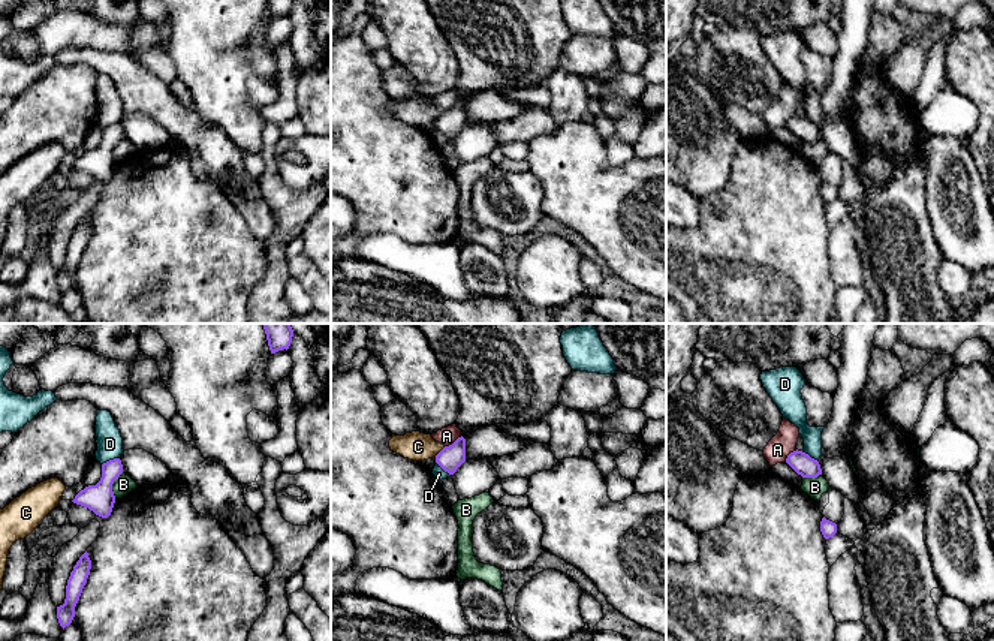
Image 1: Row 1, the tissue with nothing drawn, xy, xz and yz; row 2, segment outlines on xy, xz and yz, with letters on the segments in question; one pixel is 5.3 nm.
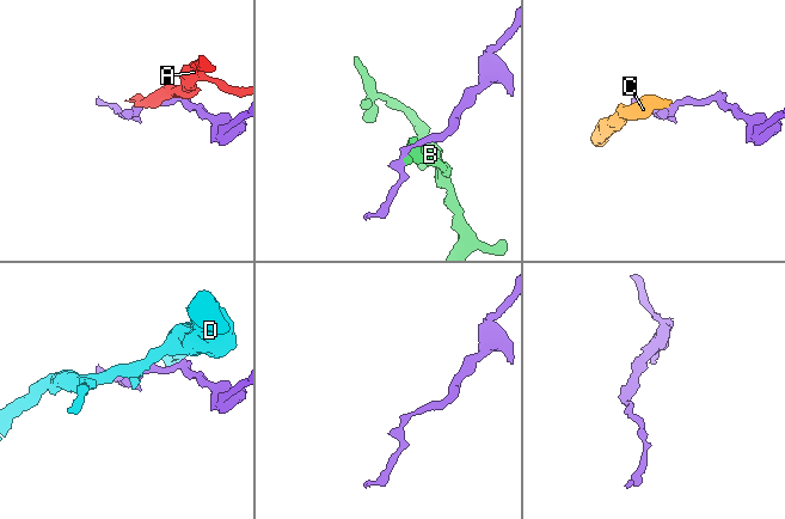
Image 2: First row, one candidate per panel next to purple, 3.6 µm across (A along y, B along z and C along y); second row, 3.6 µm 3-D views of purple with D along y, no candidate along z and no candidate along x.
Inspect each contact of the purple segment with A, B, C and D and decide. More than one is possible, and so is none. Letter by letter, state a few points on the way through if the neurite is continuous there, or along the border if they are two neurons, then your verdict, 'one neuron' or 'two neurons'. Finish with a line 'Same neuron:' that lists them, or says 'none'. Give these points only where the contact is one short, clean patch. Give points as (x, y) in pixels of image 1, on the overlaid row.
A: along xz (461, 436), (445, 447) | two neurons
B: along xy (122, 472), (113, 484), (114, 497) | two neurons
C: along xz (445, 447), (434, 457) | two neurons
D: along xy (119, 457), (110, 459), (102, 465) | two neurons
Same neuron: none

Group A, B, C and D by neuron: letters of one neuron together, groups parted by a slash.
A C / B / D

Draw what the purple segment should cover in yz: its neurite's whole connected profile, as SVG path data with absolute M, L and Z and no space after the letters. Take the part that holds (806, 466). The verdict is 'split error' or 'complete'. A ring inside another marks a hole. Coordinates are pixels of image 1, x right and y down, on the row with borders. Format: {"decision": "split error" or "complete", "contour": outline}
{"decision": "complete", "contour": "M802 451L790 452L786 463L802 478L817 478L822 475L819 461Z"}

